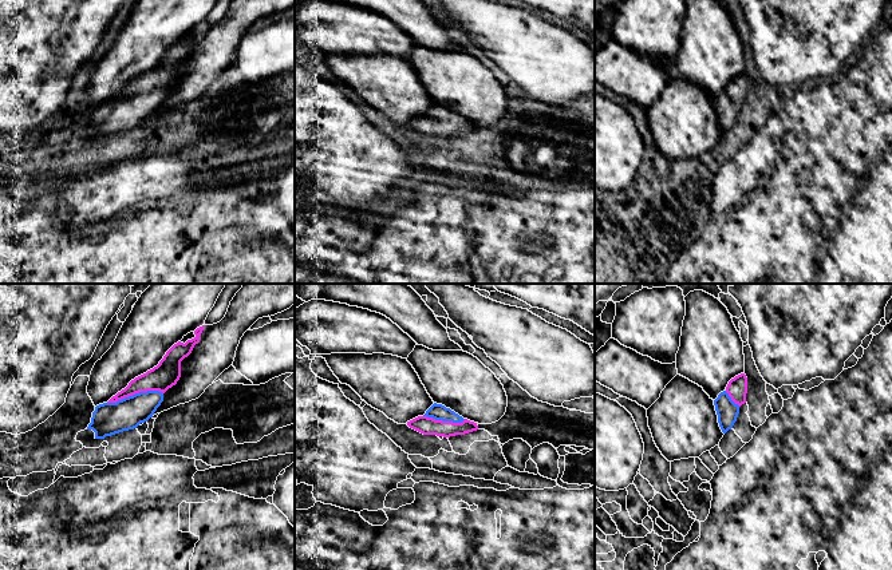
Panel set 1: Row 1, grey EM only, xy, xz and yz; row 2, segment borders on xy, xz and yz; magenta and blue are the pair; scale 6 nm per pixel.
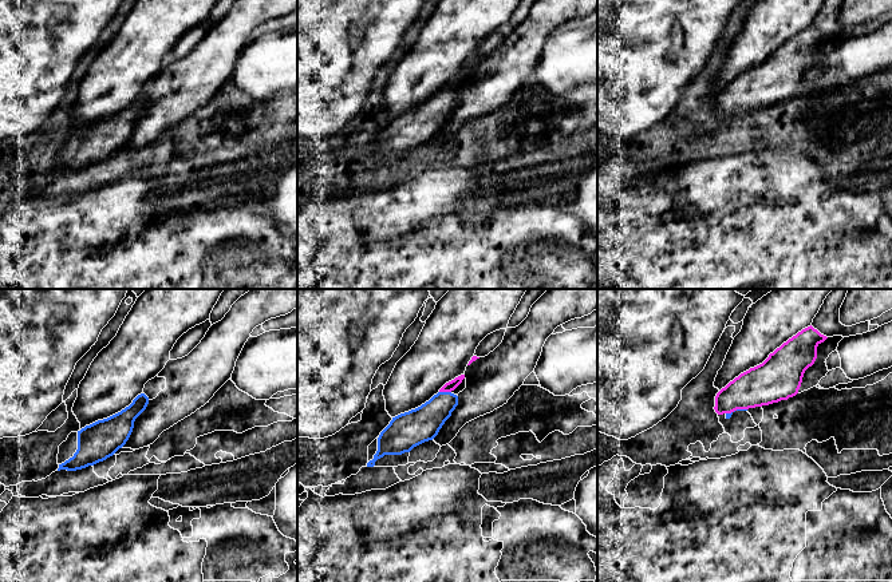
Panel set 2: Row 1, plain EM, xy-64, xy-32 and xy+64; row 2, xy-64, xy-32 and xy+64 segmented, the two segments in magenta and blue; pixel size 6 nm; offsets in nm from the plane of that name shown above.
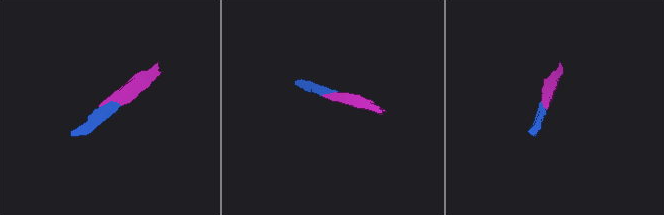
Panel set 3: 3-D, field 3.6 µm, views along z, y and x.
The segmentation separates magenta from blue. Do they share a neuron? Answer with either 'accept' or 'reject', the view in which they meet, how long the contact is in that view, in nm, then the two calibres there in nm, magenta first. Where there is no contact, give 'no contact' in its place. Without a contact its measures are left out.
accept; contact in xy; length 340 nm; calibres 160 and 190 nm

